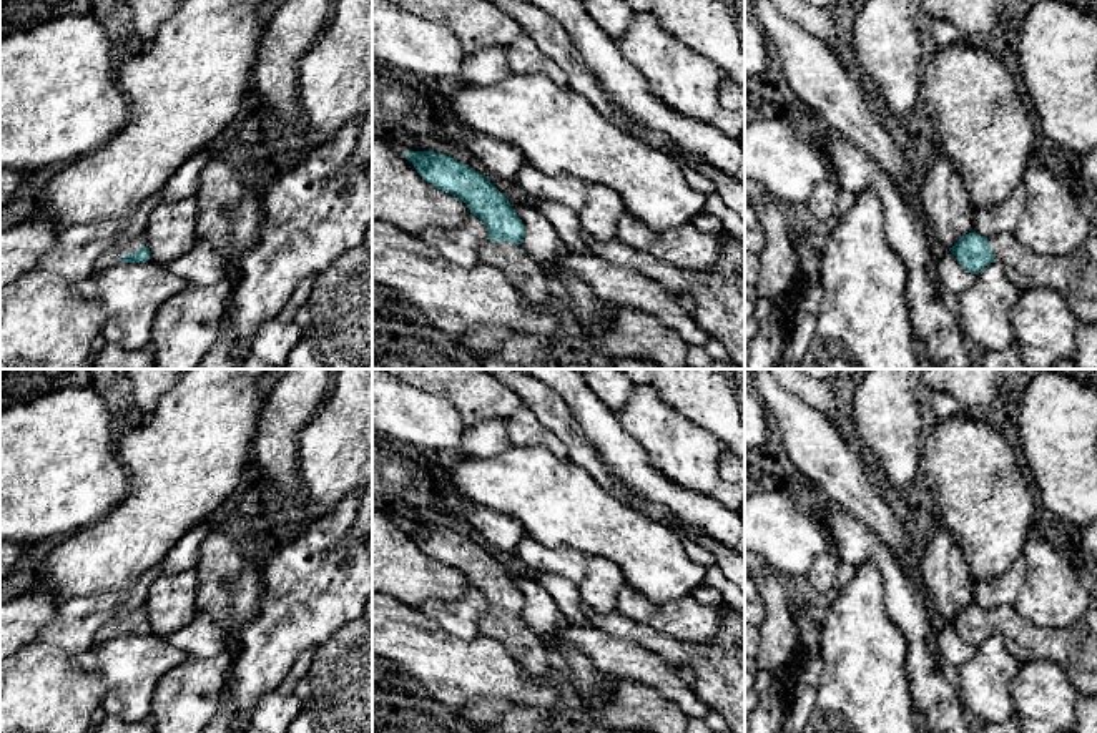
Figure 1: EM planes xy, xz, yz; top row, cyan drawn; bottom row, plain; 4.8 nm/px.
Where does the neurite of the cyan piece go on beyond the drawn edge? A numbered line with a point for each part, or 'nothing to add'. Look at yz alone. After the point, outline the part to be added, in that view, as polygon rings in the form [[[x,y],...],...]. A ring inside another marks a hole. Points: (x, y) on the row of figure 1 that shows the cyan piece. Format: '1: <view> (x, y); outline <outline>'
1: yz (1074, 276); outline [[[1097,231],[1065,256],[1037,254],[1021,244],[1014,233],[992,236],[989,246],[1021,293],[1052,288],[1067,301],[1079,322],[1097,324]]]

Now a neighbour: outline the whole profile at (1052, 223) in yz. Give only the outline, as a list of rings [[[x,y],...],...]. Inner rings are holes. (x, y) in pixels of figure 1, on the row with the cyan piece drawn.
[[[1032,155],[1024,170],[1026,209],[1014,236],[1042,256],[1065,256],[1077,251],[1094,231],[1079,206],[1070,181],[1055,178]]]

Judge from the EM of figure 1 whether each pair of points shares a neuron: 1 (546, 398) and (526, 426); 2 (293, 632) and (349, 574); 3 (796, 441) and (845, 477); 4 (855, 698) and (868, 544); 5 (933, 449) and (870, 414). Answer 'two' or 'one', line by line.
1: two
2: one
3: one
4: two
5: two

